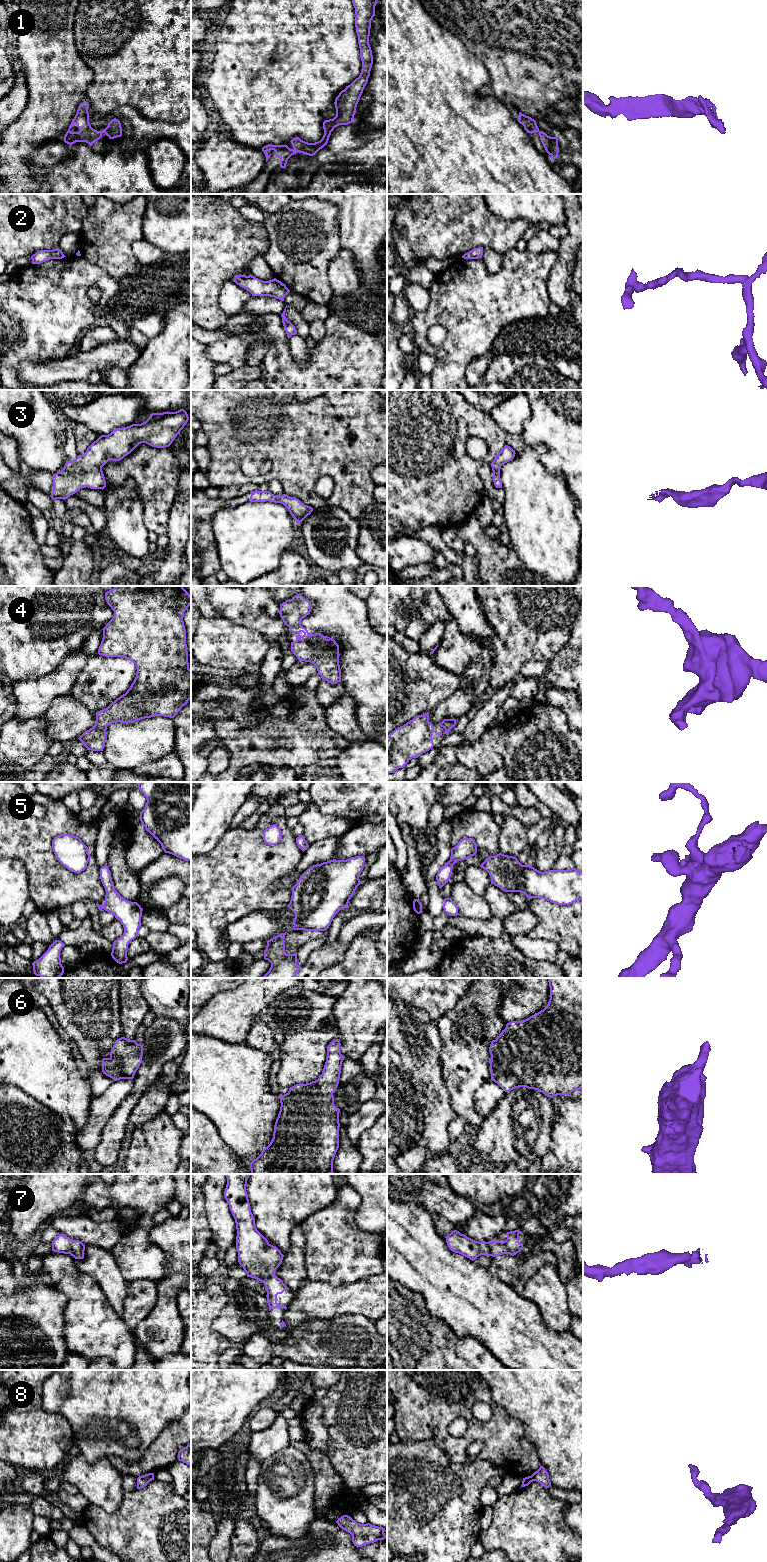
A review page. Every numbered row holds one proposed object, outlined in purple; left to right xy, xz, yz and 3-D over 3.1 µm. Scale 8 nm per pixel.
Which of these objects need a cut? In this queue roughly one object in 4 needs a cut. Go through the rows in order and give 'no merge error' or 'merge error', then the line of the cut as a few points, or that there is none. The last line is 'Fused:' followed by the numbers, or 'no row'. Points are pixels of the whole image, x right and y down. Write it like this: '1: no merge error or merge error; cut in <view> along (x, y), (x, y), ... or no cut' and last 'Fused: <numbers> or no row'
1: no merge error; no cut
2: no merge error; no cut
3: no merge error; no cut
4: no merge error; no cut
5: no merge error; no cut
6: no merge error; no cut
7: no merge error; no cut
8: no merge error; no cut
Fused: no row

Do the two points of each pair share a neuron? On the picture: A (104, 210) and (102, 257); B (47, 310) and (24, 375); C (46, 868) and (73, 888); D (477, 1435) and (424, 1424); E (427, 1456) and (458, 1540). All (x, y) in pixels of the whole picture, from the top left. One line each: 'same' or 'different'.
A: same
B: different
C: same
D: same
E: same

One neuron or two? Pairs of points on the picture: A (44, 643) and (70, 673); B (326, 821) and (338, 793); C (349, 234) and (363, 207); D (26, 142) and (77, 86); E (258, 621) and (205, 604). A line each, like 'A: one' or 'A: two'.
A: two
B: two
C: one
D: one
E: two

